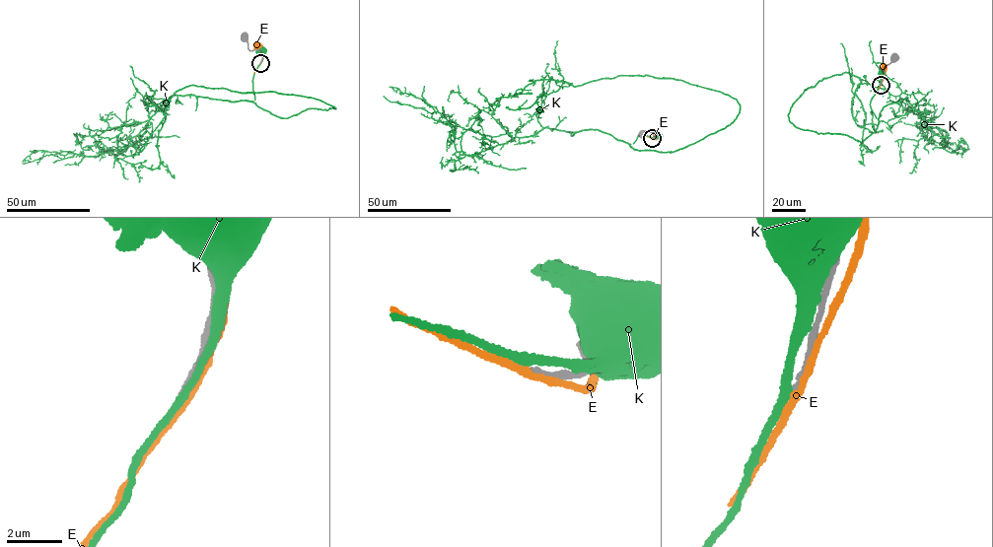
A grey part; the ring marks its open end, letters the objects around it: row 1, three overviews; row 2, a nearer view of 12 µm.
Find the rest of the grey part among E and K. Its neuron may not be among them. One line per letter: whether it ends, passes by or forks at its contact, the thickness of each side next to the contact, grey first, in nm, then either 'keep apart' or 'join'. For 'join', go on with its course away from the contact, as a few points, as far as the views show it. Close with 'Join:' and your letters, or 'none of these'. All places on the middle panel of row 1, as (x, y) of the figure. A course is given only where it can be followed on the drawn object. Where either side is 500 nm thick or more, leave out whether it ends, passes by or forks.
E: it passes by | 240/240 nm | keep apart
K: it passes by | 240/280 nm | keep apart
Join: none of these

